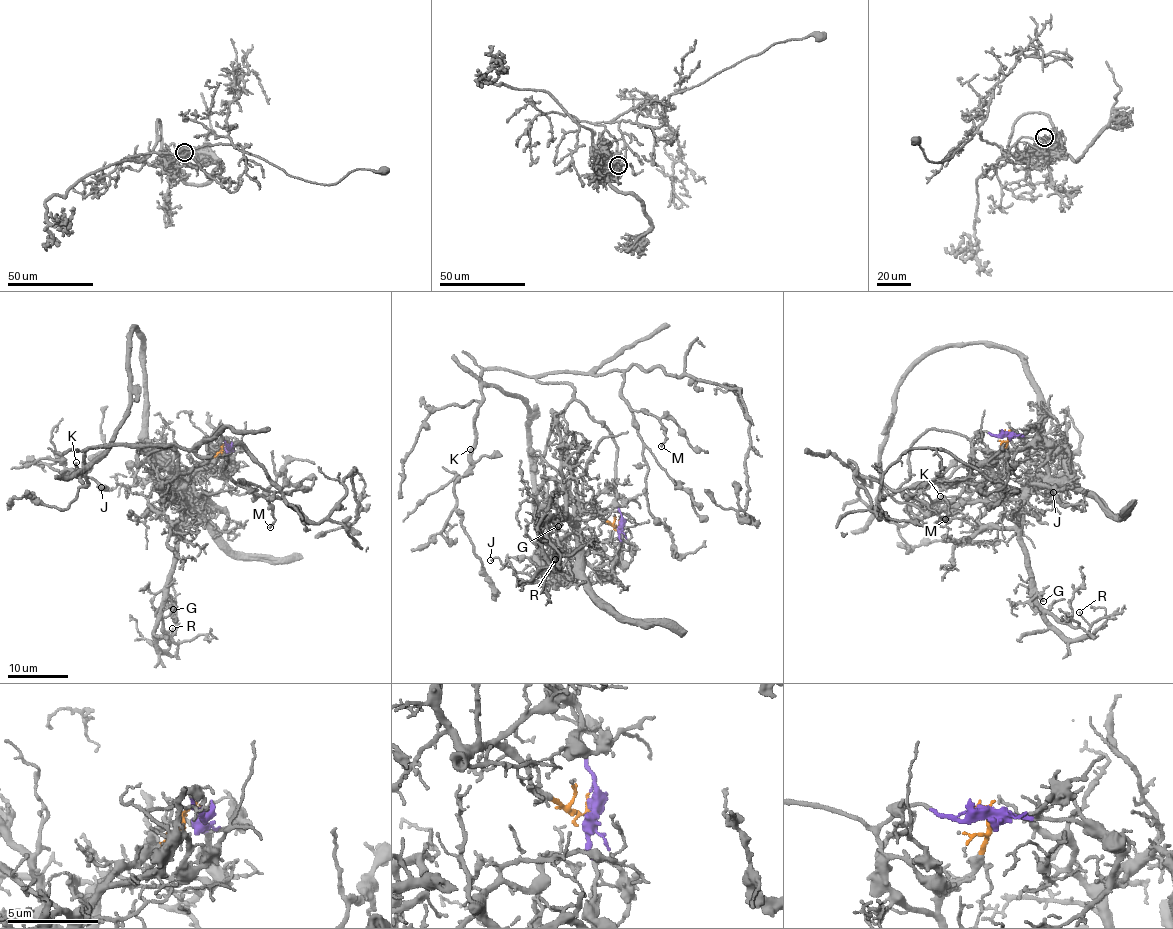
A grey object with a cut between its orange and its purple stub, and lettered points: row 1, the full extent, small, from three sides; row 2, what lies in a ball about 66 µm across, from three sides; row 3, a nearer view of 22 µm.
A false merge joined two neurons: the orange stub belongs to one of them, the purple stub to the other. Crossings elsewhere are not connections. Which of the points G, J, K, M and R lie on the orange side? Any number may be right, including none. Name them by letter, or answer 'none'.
G, J, R

